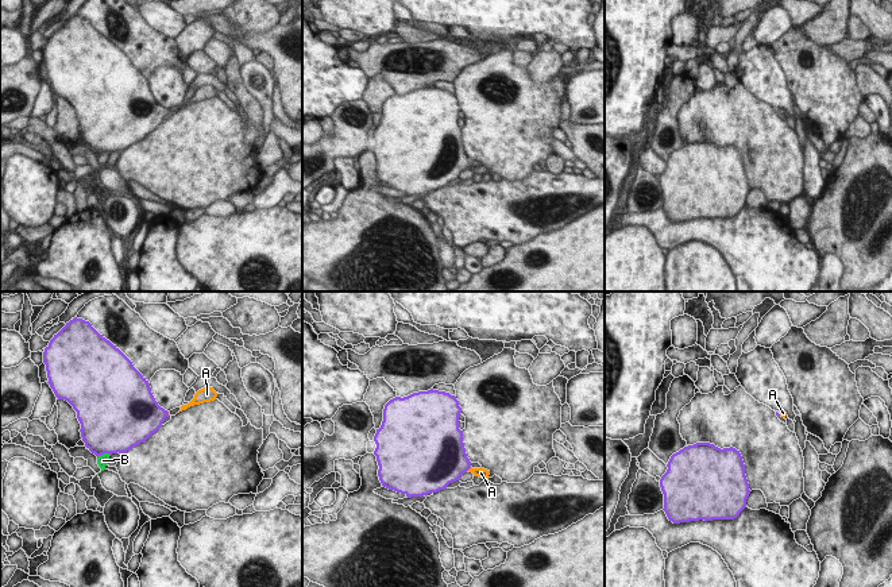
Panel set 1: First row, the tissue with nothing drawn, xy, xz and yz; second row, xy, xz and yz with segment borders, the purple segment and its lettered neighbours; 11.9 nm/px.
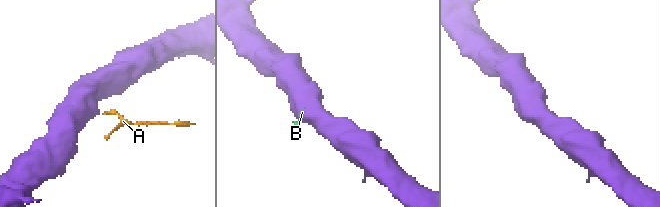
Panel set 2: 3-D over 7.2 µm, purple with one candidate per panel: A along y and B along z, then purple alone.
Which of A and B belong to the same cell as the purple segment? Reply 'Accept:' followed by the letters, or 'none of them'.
Accept: A

